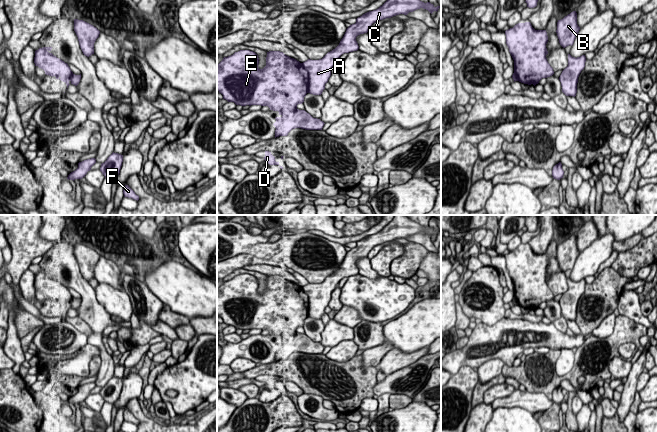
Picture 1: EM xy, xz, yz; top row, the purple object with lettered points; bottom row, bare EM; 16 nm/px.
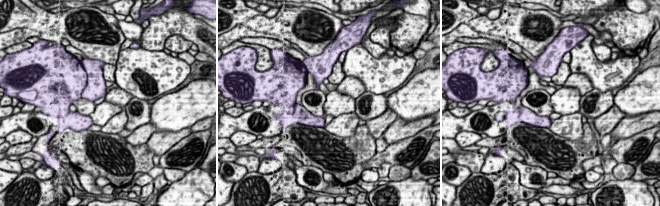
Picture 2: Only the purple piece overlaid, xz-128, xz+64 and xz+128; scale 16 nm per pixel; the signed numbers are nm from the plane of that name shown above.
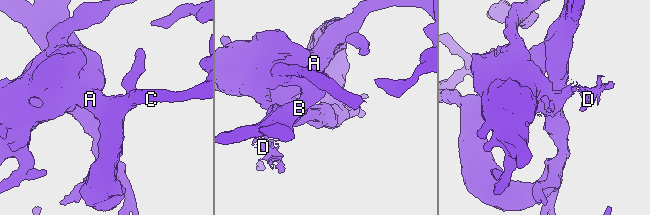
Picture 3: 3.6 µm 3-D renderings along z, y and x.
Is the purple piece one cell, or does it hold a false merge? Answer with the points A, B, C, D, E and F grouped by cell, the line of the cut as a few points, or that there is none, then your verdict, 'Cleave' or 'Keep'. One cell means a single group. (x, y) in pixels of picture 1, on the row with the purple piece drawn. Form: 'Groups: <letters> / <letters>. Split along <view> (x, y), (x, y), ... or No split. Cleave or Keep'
Groups: A B C F / D E. Split along xz (301, 63), (308, 74), (308, 92). Cleave

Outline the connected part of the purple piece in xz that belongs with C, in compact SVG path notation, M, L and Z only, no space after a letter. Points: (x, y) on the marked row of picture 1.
M387 0L378 9L369 11L356 19L356 23L350 25L341 39L339 45L328 52L322 59L303 62L303 67L309 74L308 93L321 95L325 84L331 76L331 70L344 53L357 51L359 49L356 37L368 32L371 25L377 21L391 18L393 16L413 12L417 9L426 9L431 14L438 11L440 6L435 7L430 2L424 3L420 0Z

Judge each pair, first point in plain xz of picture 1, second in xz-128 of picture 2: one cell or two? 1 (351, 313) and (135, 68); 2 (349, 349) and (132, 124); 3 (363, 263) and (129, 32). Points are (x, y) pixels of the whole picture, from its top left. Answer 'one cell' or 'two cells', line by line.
1: two cells
2: two cells
3: one cell

